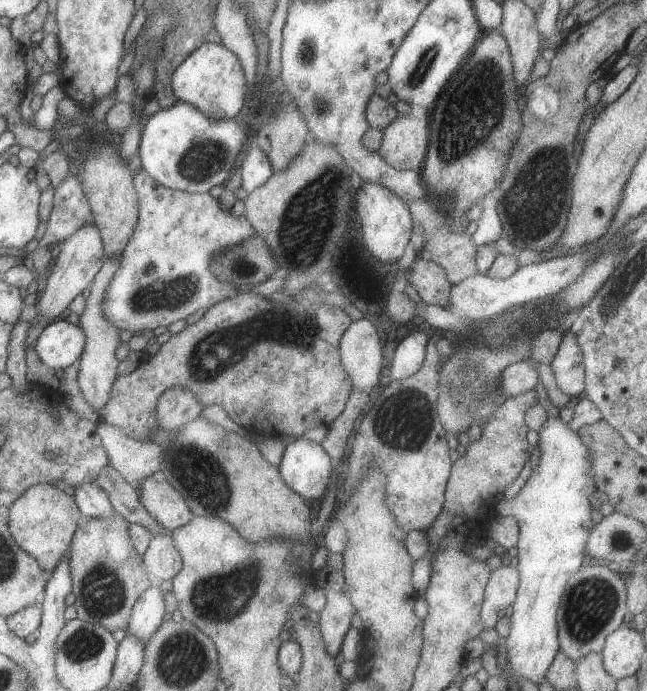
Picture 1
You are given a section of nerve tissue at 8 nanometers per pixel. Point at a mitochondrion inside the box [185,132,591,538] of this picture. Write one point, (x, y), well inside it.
(306, 239)

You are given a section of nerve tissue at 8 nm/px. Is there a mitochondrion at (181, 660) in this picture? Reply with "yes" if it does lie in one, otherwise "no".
yes

